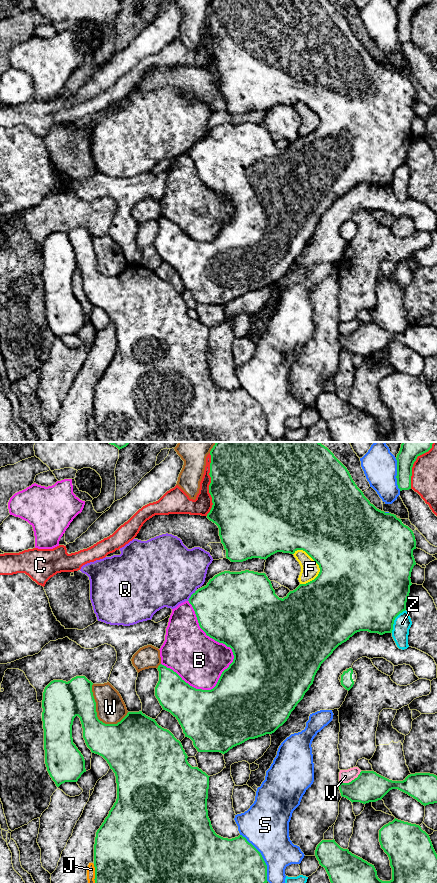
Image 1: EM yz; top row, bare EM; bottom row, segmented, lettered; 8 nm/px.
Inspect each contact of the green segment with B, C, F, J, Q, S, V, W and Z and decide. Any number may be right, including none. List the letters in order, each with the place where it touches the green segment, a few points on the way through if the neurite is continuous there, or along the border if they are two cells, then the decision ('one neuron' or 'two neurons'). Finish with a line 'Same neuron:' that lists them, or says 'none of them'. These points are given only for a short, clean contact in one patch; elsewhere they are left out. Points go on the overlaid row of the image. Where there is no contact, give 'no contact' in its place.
B: contact yz (222, 642); two neurons
C: contact yz (210, 484); two neurons
F: contact yz (318, 564); two neurons
J: contact yz (95, 873); two neurons
Q: contact yz (191, 595); two neurons
S: contact yz (262, 857); two neurons
V: contact yz (352, 780); two neurons
W: contact yz (95, 710); two neurons
Z: contact yz (394, 619); two neurons
Same neuron: none of them

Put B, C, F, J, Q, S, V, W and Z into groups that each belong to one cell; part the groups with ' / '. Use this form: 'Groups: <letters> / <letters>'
Groups: B / C / F / J / Q / S / V / W / Z

